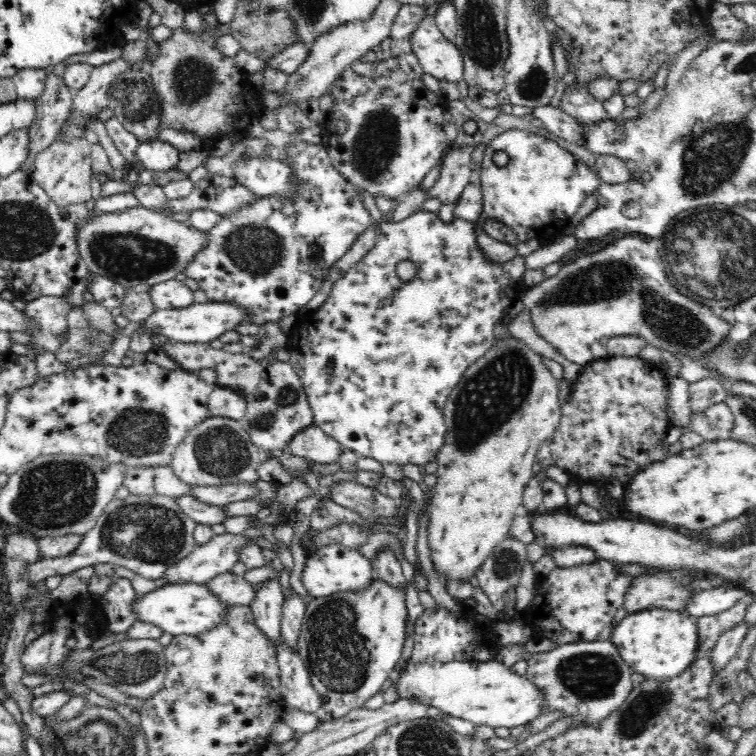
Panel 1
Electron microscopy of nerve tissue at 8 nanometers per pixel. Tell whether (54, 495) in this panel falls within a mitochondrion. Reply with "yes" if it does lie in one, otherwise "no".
yes

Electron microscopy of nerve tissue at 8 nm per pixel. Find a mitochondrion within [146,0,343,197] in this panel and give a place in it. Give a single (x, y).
(193, 79)

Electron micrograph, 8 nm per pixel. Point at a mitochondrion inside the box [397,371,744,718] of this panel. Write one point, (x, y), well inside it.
(588, 676)

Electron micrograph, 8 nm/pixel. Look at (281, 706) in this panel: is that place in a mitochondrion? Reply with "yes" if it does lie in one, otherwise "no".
no

